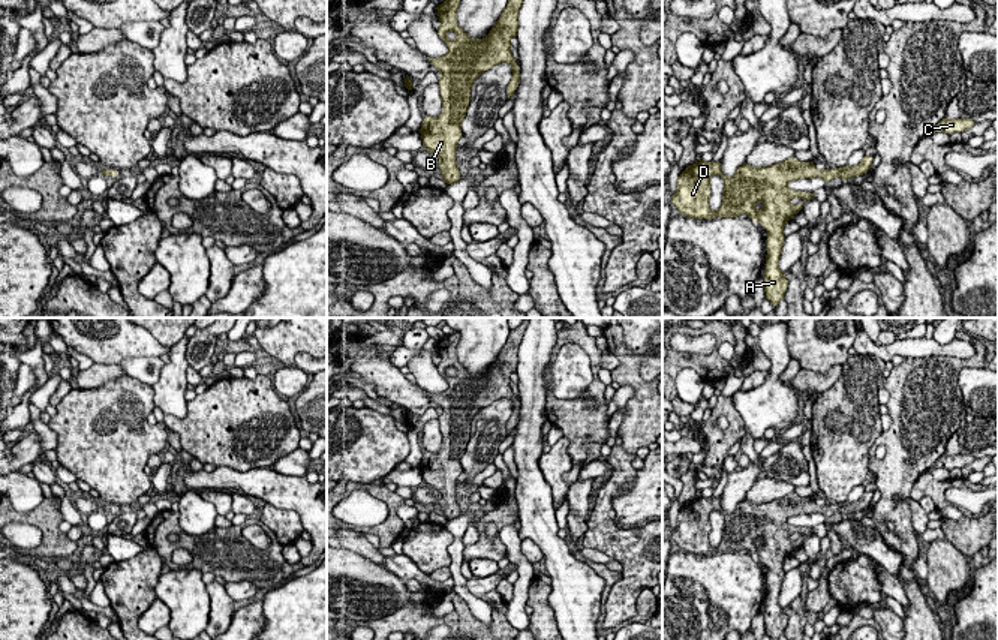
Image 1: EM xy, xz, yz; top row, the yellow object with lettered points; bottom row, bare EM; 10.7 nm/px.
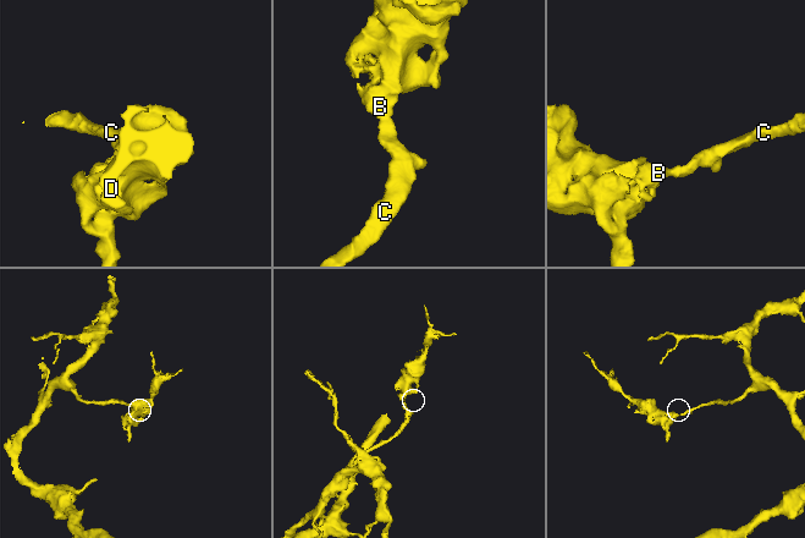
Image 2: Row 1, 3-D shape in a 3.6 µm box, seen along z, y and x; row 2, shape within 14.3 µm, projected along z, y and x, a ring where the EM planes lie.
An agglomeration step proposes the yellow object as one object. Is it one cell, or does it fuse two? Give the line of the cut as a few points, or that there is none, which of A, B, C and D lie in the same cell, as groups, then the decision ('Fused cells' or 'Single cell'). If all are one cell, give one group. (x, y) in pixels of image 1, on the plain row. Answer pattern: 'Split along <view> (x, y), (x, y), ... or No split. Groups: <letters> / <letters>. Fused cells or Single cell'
No split. Groups: A B C D. Single cell

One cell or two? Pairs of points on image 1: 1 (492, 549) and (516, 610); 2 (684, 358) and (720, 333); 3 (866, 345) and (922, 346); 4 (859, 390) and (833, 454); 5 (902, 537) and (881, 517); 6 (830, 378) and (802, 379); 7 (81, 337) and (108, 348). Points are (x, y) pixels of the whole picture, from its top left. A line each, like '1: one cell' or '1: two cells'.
1: two cells
2: one cell
3: one cell
4: one cell
5: one cell
6: one cell
7: one cell

